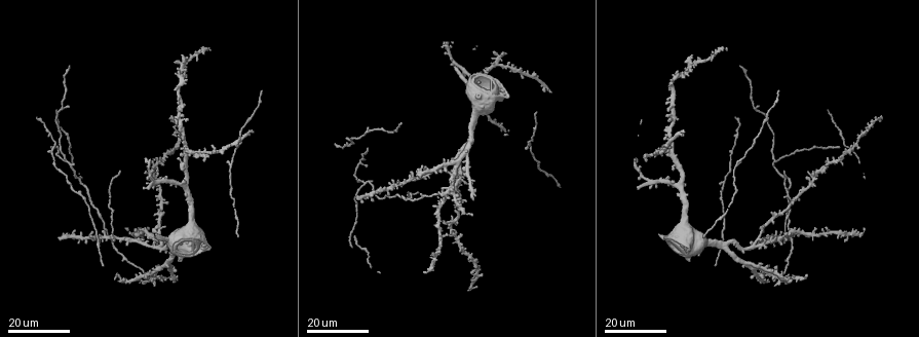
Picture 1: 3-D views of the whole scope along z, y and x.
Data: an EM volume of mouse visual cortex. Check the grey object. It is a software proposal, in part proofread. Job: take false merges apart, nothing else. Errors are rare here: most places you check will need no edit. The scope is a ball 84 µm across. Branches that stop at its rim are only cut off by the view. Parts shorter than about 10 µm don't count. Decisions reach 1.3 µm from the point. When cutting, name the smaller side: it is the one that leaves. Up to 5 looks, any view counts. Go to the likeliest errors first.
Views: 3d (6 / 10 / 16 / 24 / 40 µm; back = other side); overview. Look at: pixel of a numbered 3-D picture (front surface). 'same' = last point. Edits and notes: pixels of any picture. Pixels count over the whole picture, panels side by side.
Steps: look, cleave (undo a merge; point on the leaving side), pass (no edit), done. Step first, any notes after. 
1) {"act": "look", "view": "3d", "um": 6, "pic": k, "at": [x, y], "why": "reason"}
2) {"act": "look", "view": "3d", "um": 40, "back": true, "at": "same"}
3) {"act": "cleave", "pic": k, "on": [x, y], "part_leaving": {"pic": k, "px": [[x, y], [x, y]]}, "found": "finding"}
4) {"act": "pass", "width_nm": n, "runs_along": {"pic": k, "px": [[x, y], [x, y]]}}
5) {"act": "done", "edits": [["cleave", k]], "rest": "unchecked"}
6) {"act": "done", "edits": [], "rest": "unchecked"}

{"act": "look", "view": "3d", "um": 16, "pic": 1, "at": [357, 164], "why": "three arms meet"}

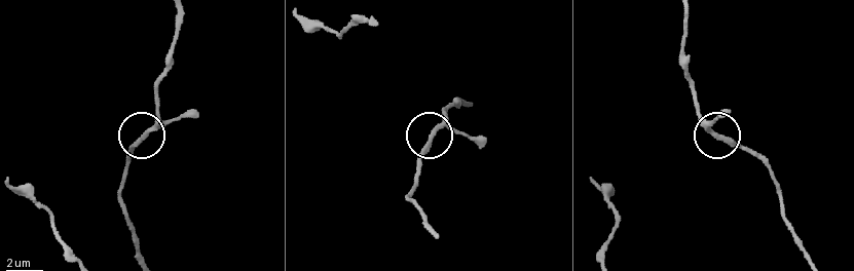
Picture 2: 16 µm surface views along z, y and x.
{"act": "look", "view": "3d", "um": 10, "pic": 2, "at": [147, 134]}

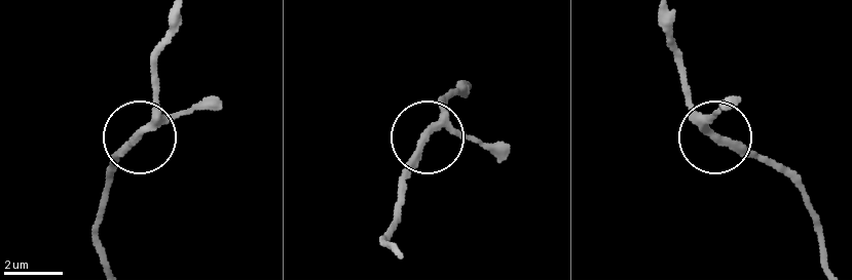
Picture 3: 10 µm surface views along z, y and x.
{"act": "pass", "side_arm_um": 18, "runs_along": {"pic": 3, "px": [[101, 261], [106, 175], [154, 114], [157, 80]]}, "found": "continuous, no second neuron"}

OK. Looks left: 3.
{"act": "look", "view": "3d", "um": 16, "pic": 1, "at": [64, 162], "why": "side arm on a straight run"}

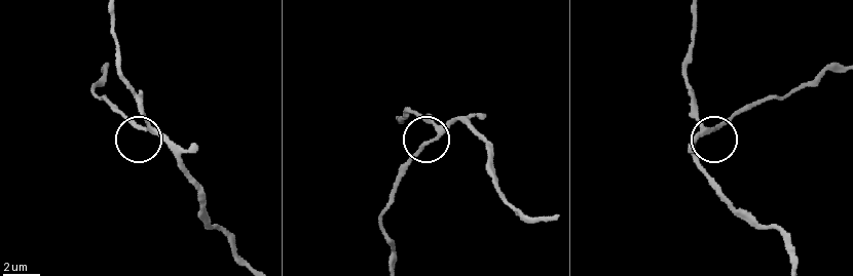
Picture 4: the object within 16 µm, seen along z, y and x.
{"act": "look", "view": "3d", "um": 6, "pic": 4, "at": [436, 137]}

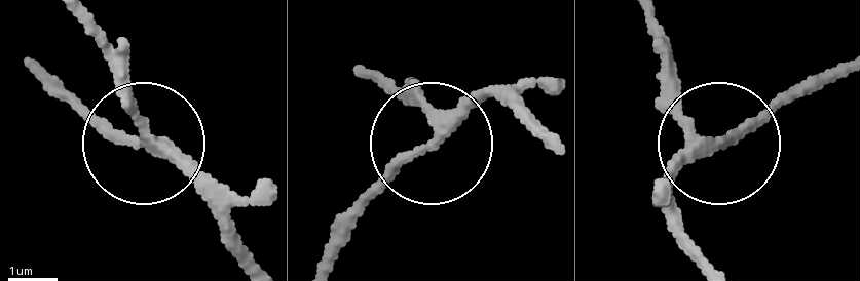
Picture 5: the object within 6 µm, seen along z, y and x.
{"act": "pass", "arms": 3, "found": "continuous, no second neuron"}

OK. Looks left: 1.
{"act": "done", "edits": [], "rest": "unchecked"}

